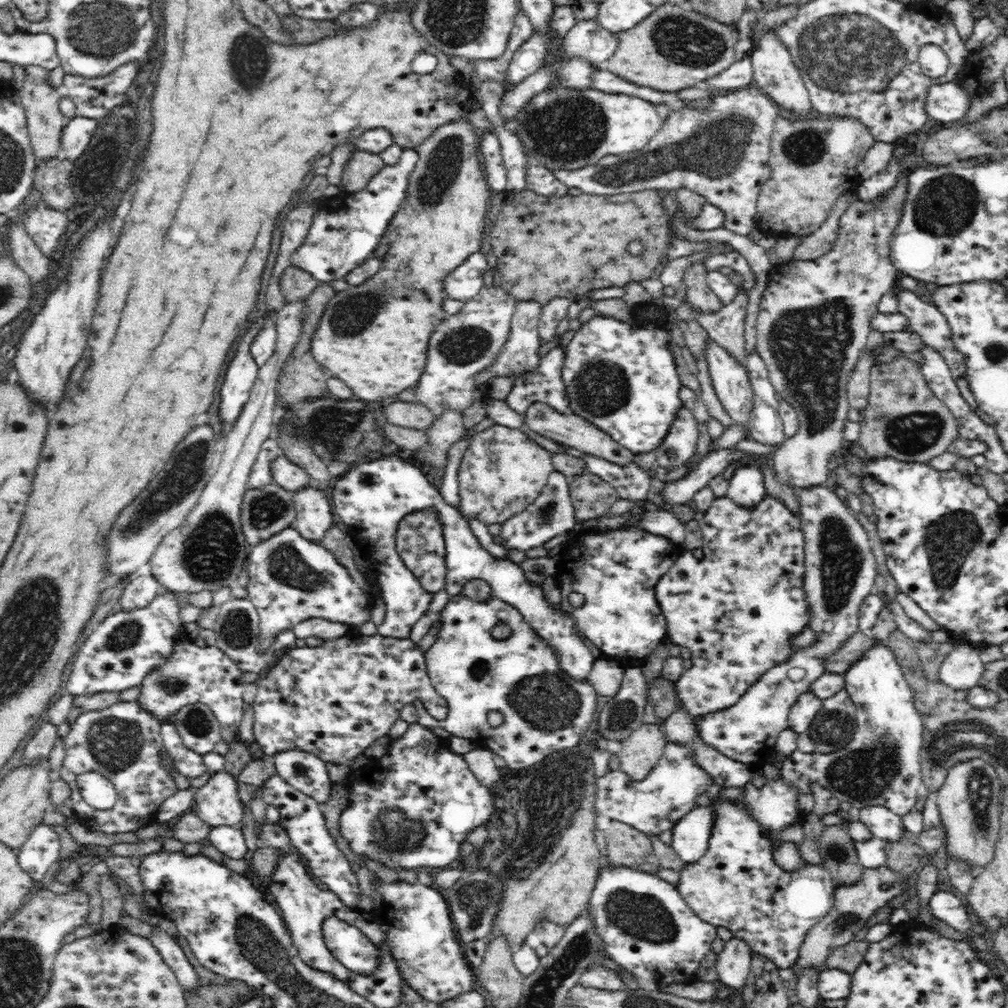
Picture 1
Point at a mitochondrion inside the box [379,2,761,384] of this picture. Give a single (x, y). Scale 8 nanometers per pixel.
(715, 151)

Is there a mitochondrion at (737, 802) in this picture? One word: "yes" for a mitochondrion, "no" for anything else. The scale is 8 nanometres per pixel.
no

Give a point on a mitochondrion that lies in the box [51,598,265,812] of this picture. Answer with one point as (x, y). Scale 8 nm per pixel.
(115, 744)

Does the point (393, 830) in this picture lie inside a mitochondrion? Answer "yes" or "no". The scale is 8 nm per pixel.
yes

